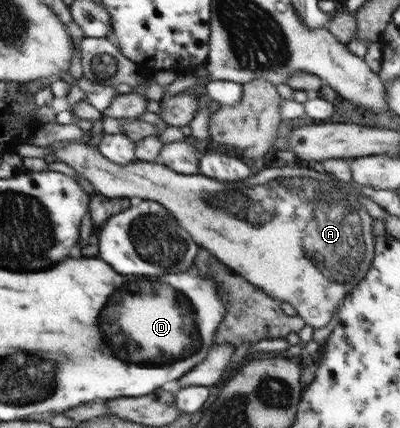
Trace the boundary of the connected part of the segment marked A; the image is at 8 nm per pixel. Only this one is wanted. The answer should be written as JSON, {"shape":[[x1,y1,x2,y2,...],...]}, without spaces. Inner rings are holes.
{"shape":[[53,143,51,151,57,162,74,169,104,197,154,200,161,204,189,232,194,243,210,251,266,295,289,303,296,316,314,329,332,319,332,312,337,311,345,295,364,278,372,261,372,218,357,201,356,195,345,190,346,183,325,171,264,164,254,166,251,176,241,181,216,181,200,173,180,175,156,162,135,159,126,165,115,164,88,143]]}

